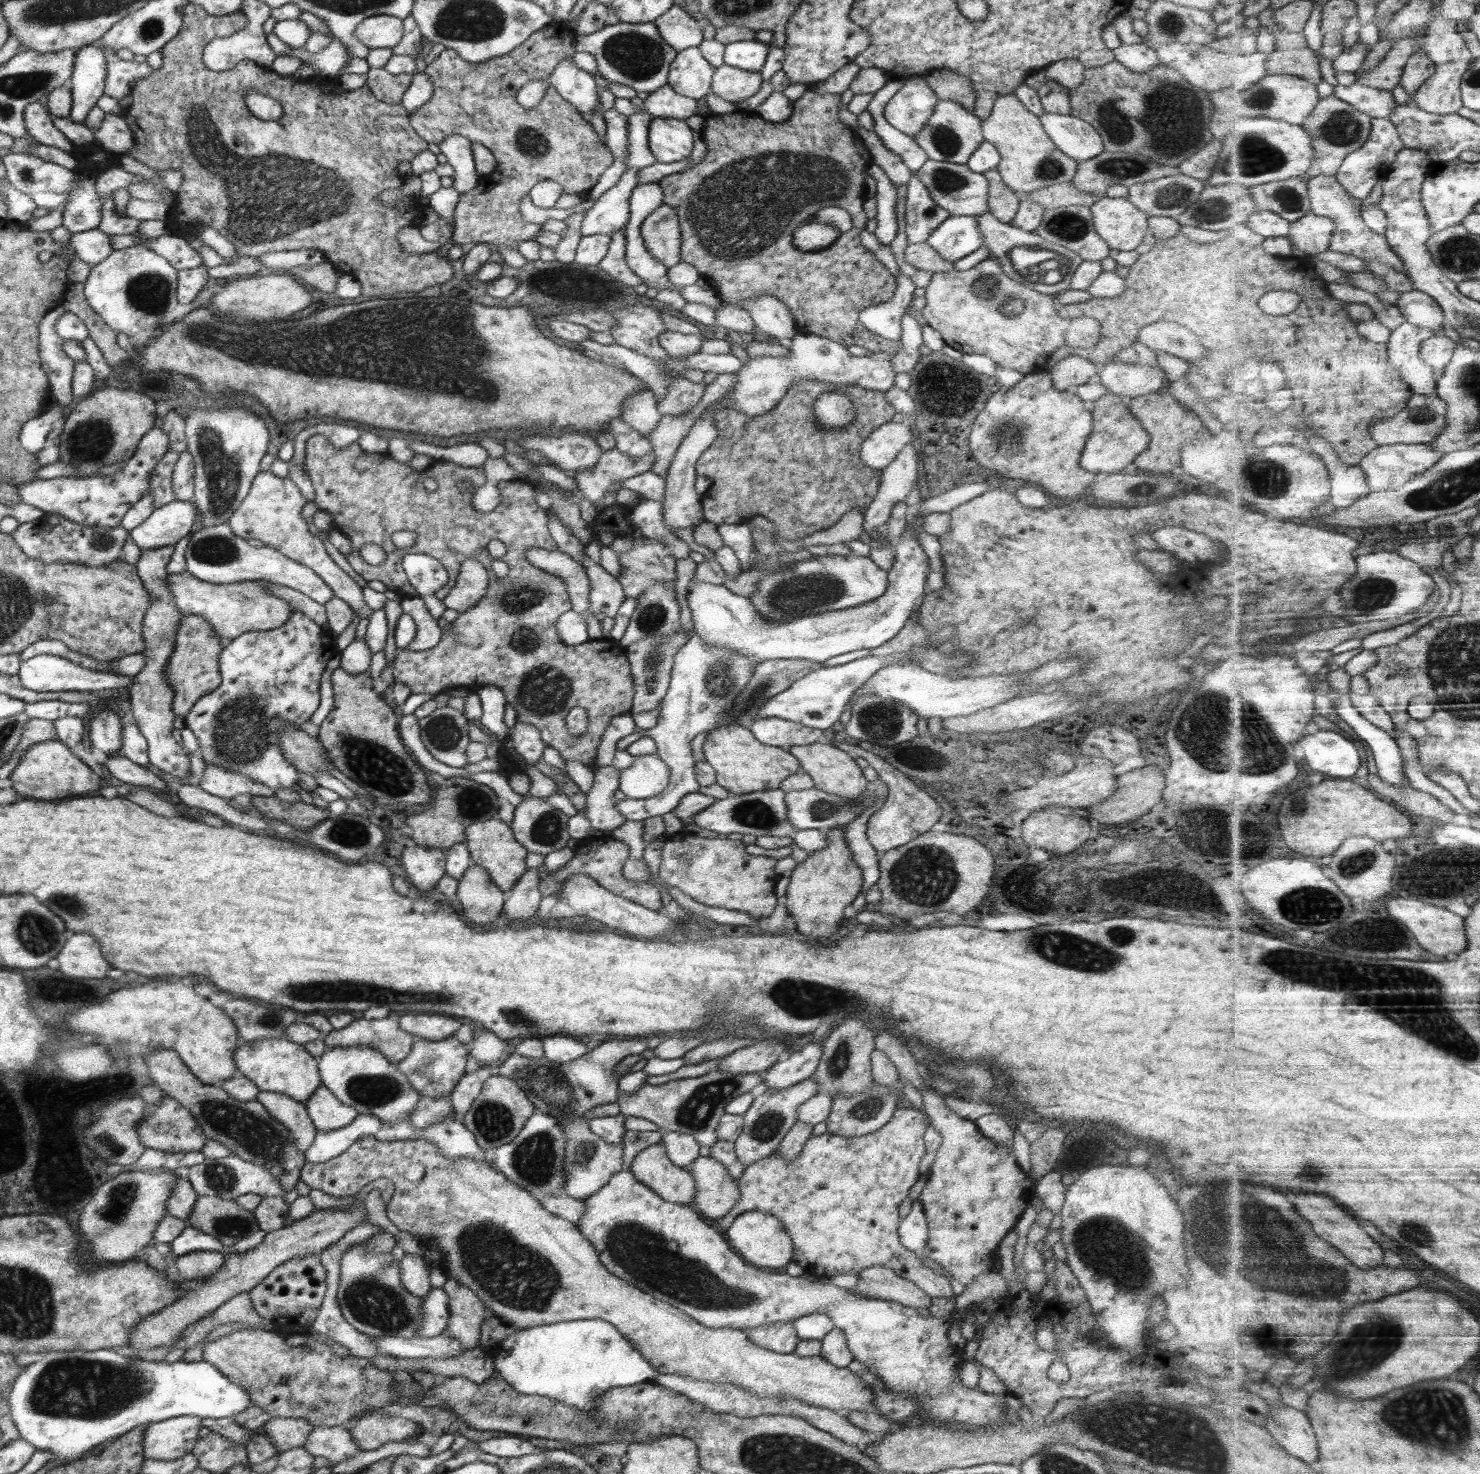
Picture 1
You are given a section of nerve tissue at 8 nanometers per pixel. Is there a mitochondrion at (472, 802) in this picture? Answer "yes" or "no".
yes

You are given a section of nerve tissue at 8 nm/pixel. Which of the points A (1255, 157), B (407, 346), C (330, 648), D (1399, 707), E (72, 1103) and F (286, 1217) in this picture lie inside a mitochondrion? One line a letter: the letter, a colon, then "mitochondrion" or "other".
A: mitochondrion
B: mitochondrion
C: other
D: other
E: other
F: other

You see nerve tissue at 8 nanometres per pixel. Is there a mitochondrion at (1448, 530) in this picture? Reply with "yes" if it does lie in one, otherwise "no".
yes

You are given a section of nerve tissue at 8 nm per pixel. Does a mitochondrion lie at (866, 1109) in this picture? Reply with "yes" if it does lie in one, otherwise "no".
yes

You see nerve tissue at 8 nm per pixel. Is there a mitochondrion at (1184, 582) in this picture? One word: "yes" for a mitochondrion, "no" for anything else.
no

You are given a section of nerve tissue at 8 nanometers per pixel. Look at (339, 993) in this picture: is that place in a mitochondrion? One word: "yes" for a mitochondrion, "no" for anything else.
yes

